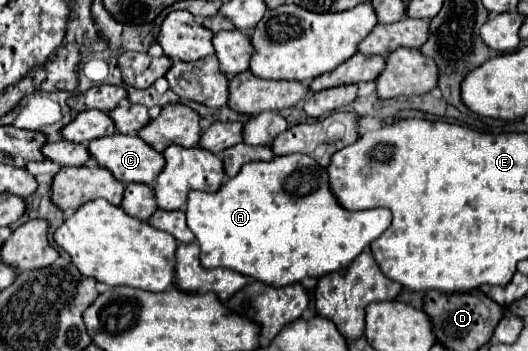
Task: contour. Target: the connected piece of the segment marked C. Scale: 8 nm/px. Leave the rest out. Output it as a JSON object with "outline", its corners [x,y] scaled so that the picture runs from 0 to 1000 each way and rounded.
{"outline":[[[206,385],[206,390],[188,390],[176,396],[169,407],[169,436],[172,447],[184,459],[184,470],[206,481],[222,516],[229,521],[275,521],[275,527],[290,527],[294,499],[301,499],[301,487],[309,481],[309,442],[297,436],[294,425],[278,419],[278,407],[271,407],[271,396],[263,396],[259,385]]]}

